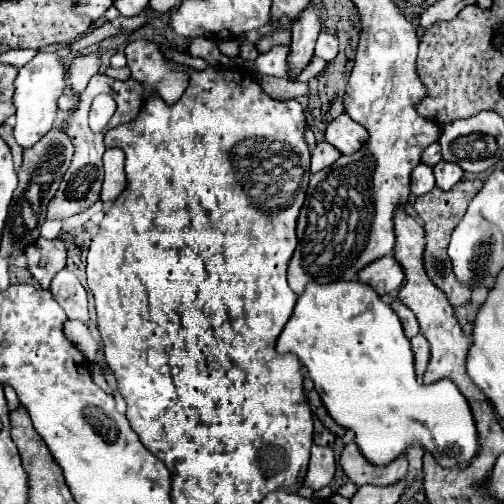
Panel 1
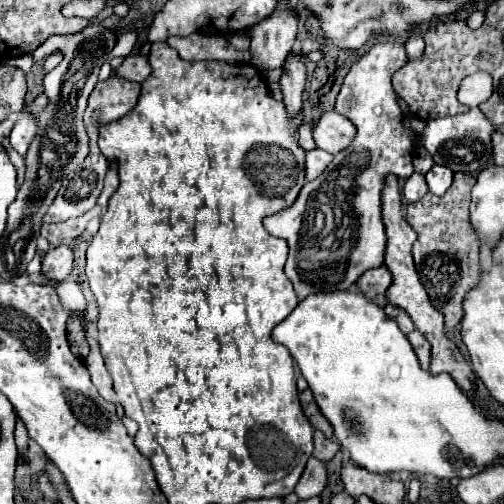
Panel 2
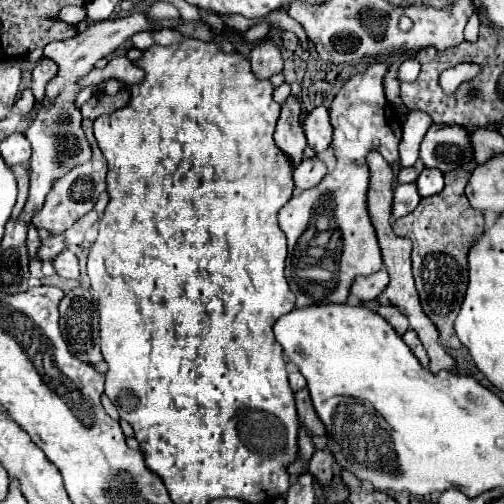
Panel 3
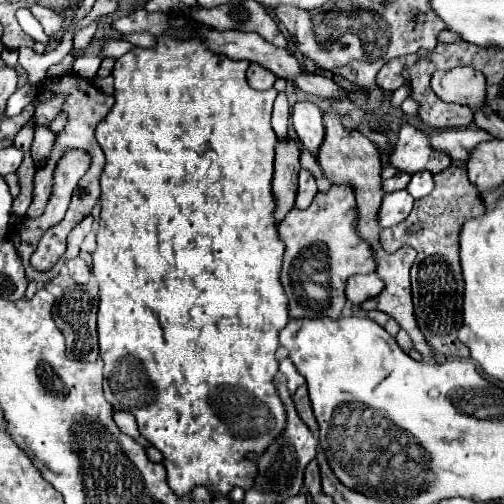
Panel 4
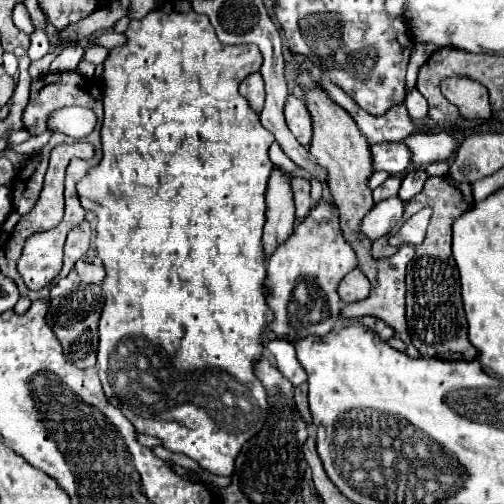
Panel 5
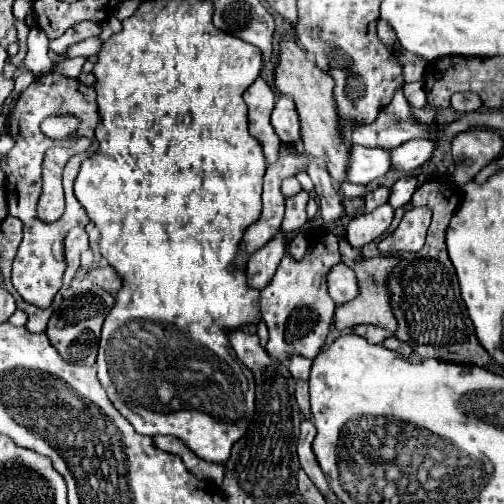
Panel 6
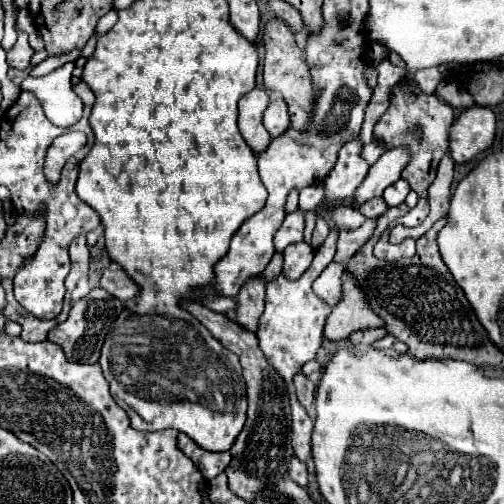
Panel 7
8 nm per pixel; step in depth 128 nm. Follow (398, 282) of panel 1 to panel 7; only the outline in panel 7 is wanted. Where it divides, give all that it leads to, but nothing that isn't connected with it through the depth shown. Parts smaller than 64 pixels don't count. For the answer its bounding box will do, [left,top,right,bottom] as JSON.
[312,264,344,306]

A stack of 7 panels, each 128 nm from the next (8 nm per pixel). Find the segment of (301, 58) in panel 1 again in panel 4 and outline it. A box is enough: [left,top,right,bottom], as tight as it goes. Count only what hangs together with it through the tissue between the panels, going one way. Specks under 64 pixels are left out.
[272,142,300,224]

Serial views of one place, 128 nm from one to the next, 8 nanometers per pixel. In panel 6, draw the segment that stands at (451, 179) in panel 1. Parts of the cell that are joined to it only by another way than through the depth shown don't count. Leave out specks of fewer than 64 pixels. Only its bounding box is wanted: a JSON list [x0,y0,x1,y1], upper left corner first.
[388,176,418,208]

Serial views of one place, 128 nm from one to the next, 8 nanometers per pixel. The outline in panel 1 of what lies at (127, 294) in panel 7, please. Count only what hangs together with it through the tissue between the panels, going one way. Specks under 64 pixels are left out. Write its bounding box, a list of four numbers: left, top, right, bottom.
[26,238,68,288]

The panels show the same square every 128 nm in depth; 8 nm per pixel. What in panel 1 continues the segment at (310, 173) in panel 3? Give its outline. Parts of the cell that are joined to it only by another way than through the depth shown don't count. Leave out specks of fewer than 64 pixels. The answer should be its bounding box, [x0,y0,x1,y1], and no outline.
[310,142,340,174]

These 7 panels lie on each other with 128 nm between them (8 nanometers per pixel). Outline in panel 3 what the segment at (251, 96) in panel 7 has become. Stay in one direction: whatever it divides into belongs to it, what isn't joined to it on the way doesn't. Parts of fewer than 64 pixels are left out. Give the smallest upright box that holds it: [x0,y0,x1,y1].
[250,38,284,80]

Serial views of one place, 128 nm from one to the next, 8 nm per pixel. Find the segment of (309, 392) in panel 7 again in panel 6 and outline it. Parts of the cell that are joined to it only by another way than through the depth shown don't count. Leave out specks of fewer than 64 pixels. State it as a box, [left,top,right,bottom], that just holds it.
[294,380,312,418]

